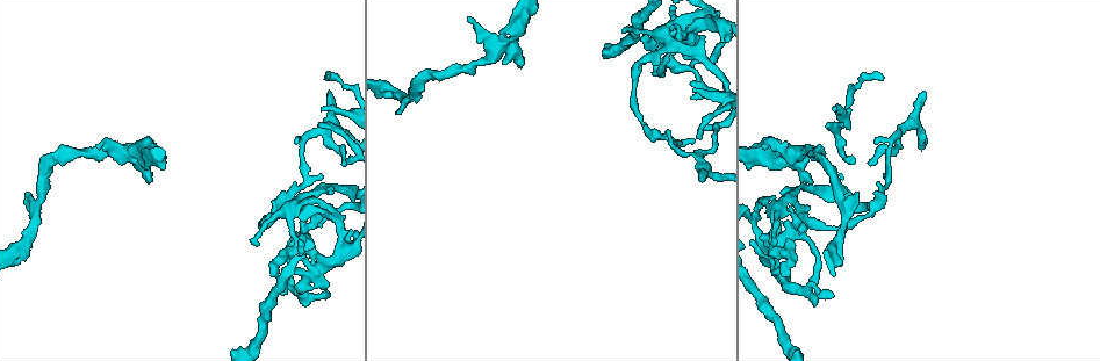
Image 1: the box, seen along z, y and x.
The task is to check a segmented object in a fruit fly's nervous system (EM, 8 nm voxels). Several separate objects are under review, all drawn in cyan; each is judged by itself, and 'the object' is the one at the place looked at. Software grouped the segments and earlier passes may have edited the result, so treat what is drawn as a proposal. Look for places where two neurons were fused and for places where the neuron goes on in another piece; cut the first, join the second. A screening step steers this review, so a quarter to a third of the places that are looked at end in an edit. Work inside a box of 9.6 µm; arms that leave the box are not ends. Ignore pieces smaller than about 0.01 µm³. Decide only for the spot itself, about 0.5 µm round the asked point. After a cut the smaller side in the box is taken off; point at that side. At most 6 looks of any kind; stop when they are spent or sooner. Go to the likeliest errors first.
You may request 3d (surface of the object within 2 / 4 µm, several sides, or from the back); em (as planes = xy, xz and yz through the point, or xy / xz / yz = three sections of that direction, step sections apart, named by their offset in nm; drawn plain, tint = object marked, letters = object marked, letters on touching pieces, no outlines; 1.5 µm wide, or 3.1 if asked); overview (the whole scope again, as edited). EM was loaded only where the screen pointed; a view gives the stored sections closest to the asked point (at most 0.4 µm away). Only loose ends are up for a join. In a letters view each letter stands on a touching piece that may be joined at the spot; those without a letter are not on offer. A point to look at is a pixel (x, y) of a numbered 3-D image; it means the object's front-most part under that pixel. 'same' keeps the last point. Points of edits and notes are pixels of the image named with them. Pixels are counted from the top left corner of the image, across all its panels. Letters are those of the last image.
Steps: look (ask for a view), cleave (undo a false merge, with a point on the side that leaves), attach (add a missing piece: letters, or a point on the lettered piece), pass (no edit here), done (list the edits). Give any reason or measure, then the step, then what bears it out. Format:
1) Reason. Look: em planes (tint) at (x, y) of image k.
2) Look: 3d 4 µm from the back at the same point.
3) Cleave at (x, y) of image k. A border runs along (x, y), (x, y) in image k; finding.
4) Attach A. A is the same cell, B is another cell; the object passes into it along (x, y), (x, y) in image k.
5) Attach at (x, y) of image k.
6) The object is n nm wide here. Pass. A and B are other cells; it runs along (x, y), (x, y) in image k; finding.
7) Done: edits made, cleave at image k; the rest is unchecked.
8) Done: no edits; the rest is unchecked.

Branch stops here. Look: 3d 4 µm at (323, 108) of image 1.

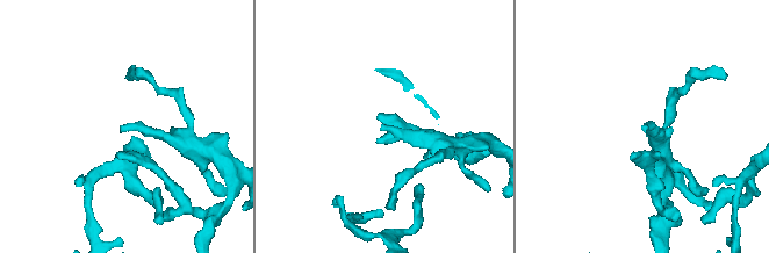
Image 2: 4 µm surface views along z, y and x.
Now the EM. Look: em planes (letters) at (121, 126) of image 2.

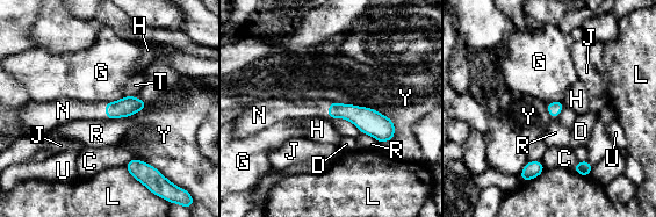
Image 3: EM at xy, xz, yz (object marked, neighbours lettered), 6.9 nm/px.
The object is 100 nm wide here. Attach N. N is the same cell, C, D, G, H, J, L, R, T, U and Y are other cells; the object passes into it along (128, 106), (106, 110), (70, 110) in image 3; it goes on there.

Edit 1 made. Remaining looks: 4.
Look: overview.

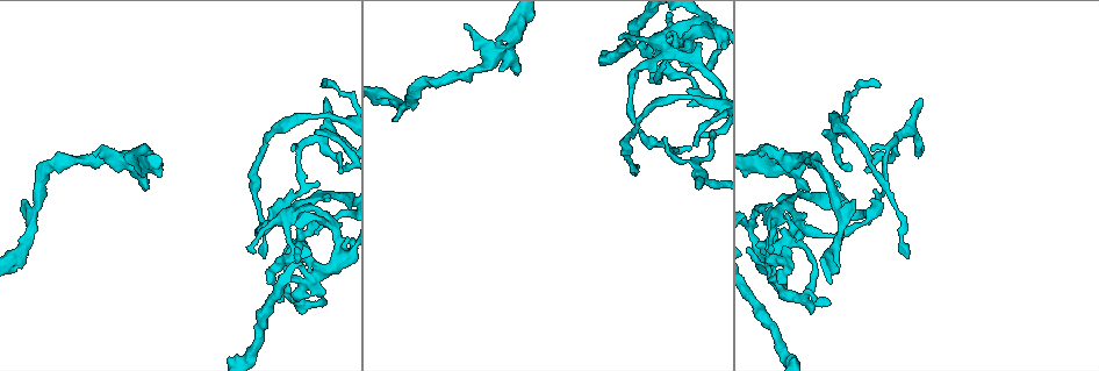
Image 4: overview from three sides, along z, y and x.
An open end. Look: em xz step 4 (letters) at (23, 204) of image 4.

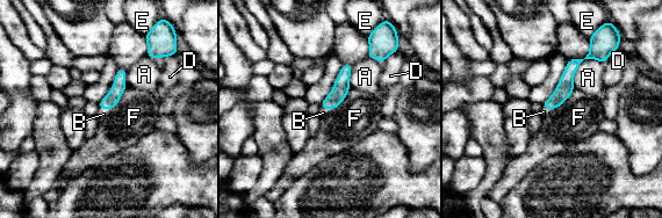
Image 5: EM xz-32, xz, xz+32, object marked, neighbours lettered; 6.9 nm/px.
Cut it another way. Look: em planes (letters) at the same point.

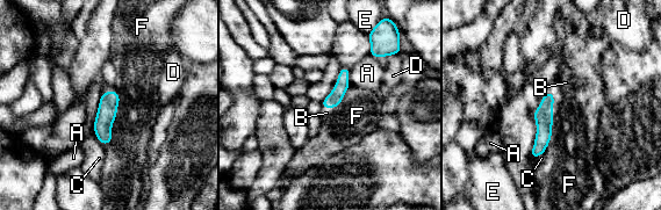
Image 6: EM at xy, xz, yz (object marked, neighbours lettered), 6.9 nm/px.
The longest contact is with F, 400 nm. Attach B. B is the same cell, A, C, D, E and F are other cells; it goes on there.

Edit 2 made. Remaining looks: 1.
Done: edits made, attach at image 3, attach at image 6; the rest is unchecked.

